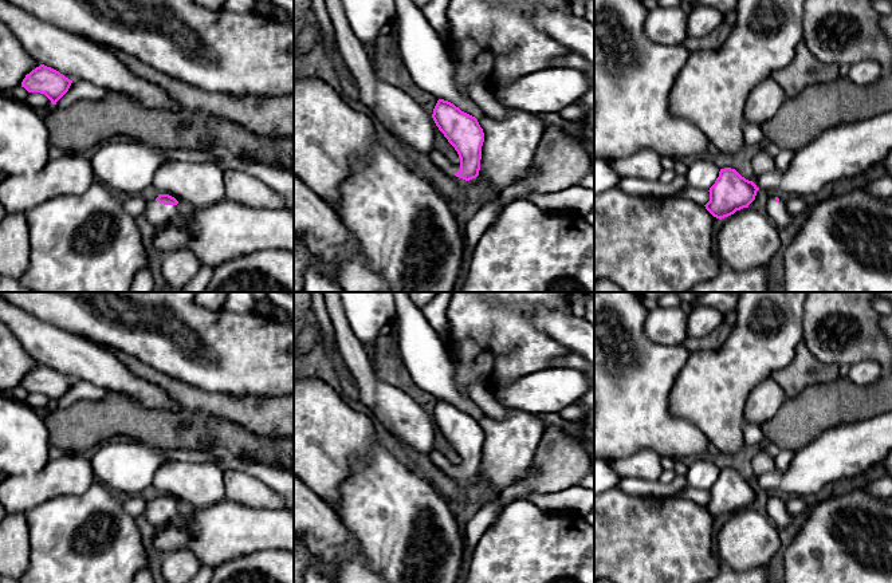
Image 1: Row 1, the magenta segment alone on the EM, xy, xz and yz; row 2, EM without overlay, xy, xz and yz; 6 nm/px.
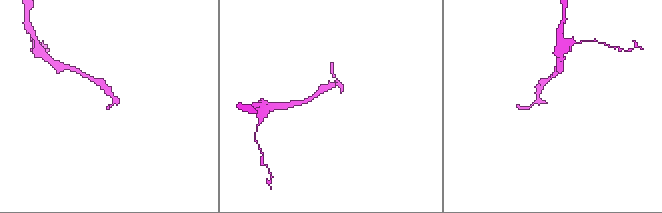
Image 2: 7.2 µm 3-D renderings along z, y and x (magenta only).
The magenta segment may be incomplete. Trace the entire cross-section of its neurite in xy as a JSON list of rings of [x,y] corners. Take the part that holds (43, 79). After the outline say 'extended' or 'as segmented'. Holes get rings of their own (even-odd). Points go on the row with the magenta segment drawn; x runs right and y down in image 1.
[[[40,64],[25,75],[21,87],[28,92],[44,94],[52,105],[56,105],[56,102],[68,91],[71,83],[72,80],[59,71]]]; as segmented

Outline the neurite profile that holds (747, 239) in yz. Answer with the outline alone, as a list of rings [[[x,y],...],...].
[[[743,208],[720,220],[715,247],[722,265],[743,272],[766,265],[779,249],[781,239],[767,214]]]

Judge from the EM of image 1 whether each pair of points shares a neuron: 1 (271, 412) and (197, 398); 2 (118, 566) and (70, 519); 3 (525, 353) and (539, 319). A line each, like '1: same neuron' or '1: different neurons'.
1: same neuron
2: same neuron
3: different neurons

